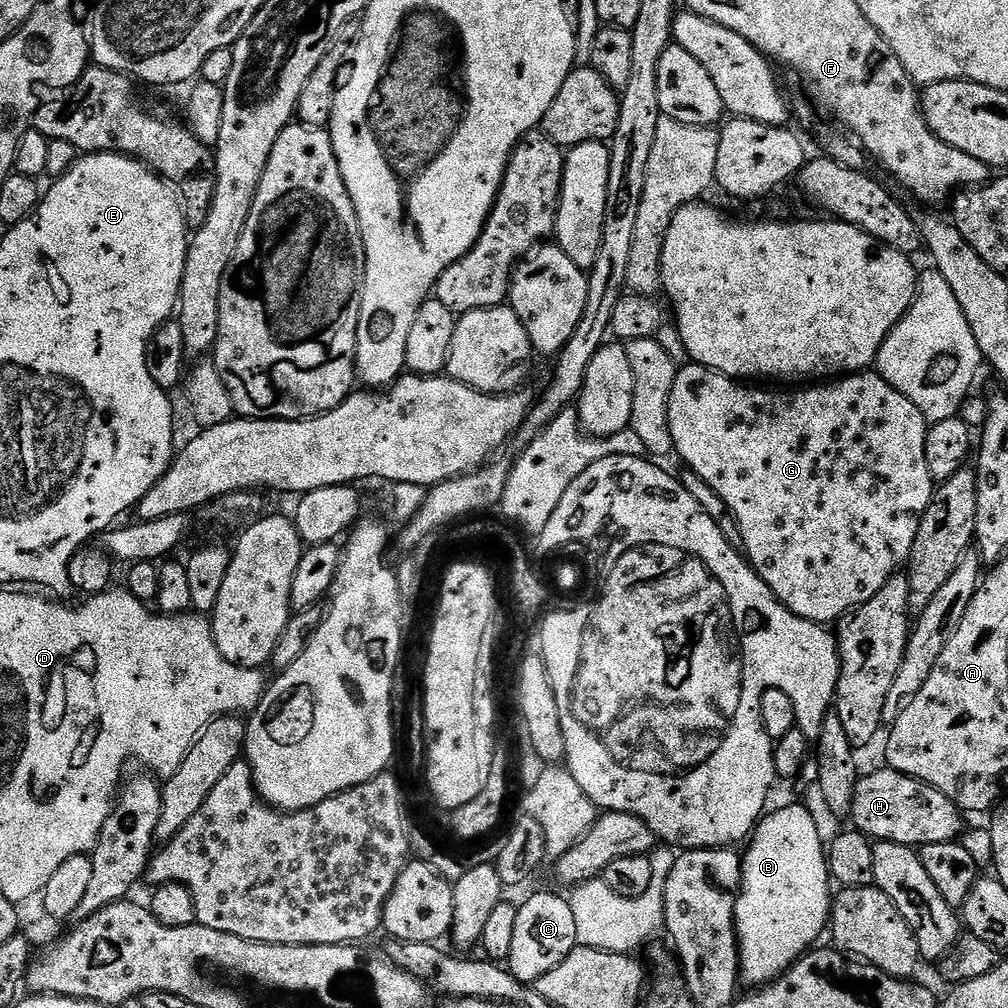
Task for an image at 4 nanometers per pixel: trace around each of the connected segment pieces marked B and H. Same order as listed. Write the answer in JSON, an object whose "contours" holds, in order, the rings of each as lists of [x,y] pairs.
{"contours":[[[[800,804],[771,812],[757,823],[747,841],[748,849],[743,849],[740,890],[736,894],[740,975],[745,985],[752,984],[748,986],[770,984],[783,976],[823,932],[825,935],[834,899],[826,840],[820,837],[815,818]]],[[[881,766],[877,772],[872,772],[869,776],[861,775],[856,781],[850,820],[851,823],[856,823],[853,824],[855,831],[864,833],[873,841],[898,842],[902,846],[917,850],[934,842],[956,842],[963,837],[966,831],[963,818],[965,819],[962,809],[953,800],[946,798],[946,794],[942,794],[942,790],[934,790],[934,786],[910,778],[901,772],[895,772],[890,767]]]]}

